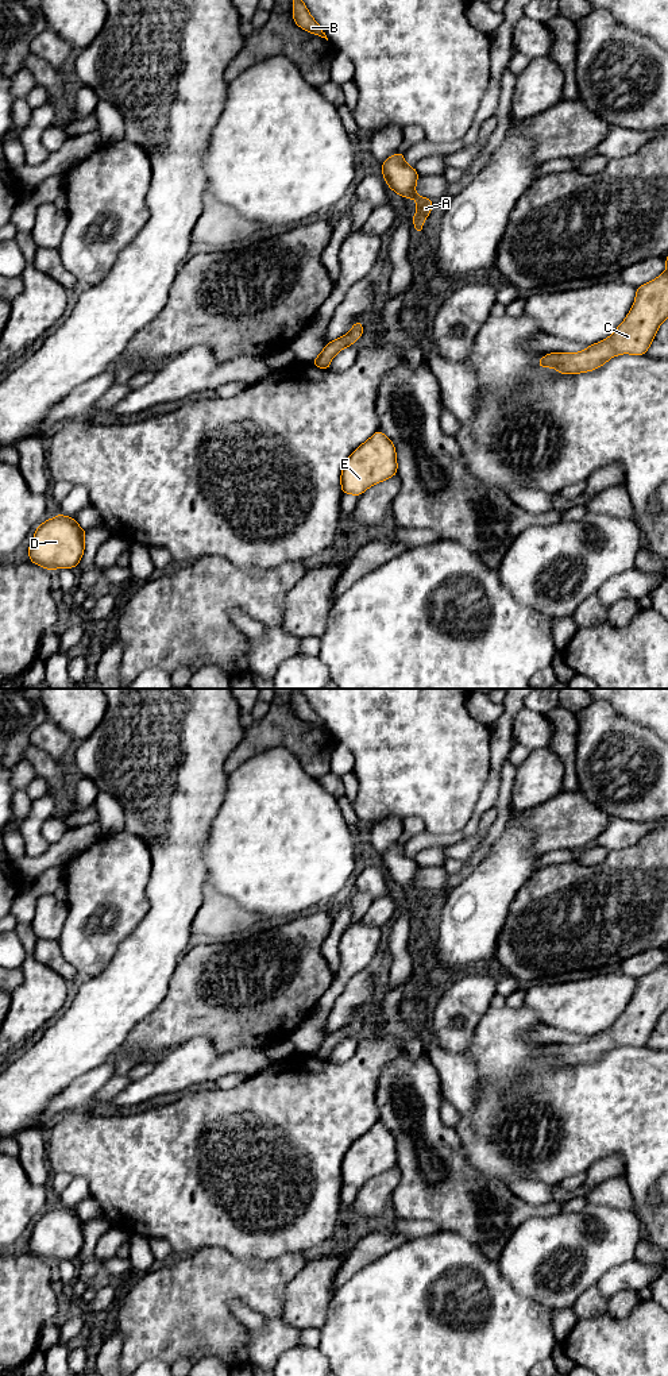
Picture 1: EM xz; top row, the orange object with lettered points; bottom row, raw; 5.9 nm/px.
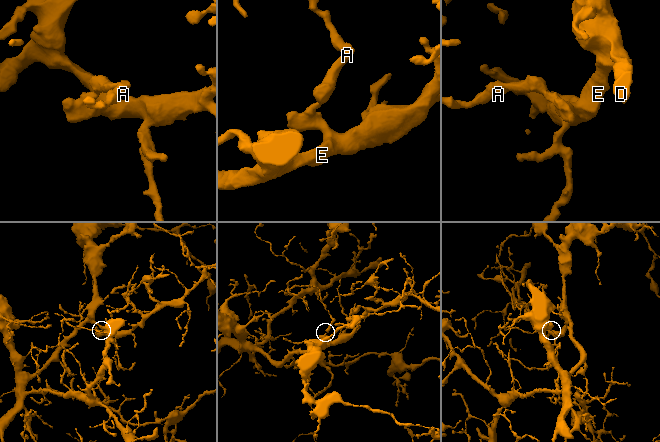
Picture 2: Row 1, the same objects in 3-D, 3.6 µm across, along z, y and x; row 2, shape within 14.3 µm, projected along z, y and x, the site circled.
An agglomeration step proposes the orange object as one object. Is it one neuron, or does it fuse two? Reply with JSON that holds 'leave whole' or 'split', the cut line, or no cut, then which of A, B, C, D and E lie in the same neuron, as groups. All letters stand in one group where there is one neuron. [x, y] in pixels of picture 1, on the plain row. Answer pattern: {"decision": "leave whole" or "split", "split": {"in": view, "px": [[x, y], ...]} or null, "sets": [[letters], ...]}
{"decision": "leave whole", "split": null, "sets": [["A", "B", "C", "D", "E"]]}

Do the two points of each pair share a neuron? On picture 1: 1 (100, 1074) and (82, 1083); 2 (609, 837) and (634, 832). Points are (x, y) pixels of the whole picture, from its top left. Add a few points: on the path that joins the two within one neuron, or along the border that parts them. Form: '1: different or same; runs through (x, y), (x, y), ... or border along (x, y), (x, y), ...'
1: same; runs through (96, 1078), (87, 1083)
2: same; runs through (616, 835), (628, 832)

